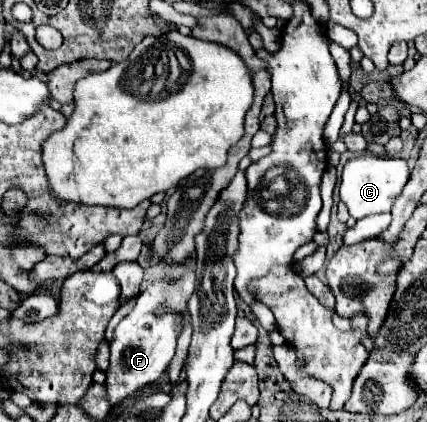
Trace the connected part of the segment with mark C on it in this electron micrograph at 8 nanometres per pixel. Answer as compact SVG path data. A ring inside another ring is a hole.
M361 155L353 157L345 163L341 173L341 185L339 195L341 201L347 205L351 217L363 219L373 213L389 213L395 199L401 195L407 179L409 179L409 163L405 159L389 159L389 157L373 157L373 155Z

